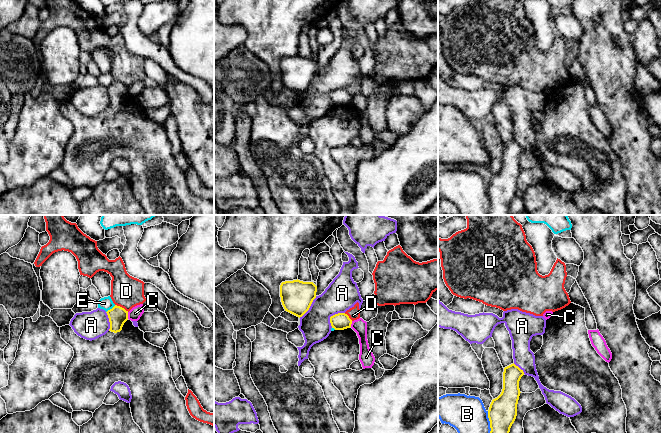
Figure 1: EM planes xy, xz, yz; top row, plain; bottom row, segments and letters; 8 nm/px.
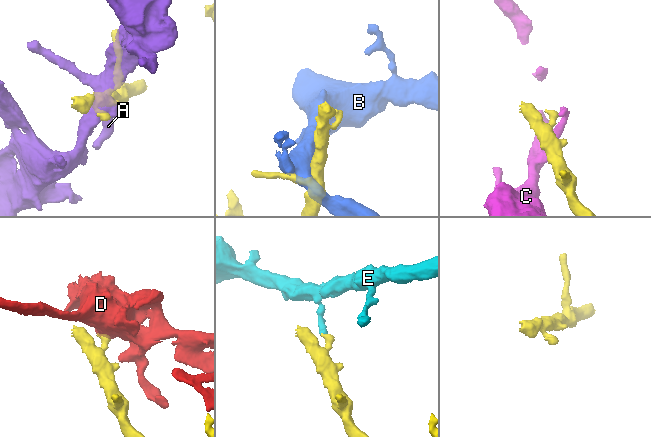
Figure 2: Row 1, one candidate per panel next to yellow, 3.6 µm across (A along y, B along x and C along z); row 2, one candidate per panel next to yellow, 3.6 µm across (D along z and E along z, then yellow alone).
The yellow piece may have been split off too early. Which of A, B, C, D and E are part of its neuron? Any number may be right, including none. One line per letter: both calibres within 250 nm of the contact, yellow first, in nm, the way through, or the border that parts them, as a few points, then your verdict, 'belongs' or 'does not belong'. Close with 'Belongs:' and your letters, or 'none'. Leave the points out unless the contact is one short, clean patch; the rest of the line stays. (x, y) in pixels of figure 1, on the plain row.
A: 140/260 nm | does not belong
B: 220/300 nm | does not belong
C: 150/100 nm | along xy (127, 88), (128, 94) | does not belong
D: 150/260 nm | along xy (115, 80), (128, 87) | does not belong
E: 150/110 nm | along xy (115, 81), (106, 88) | does not belong
Belongs: none

